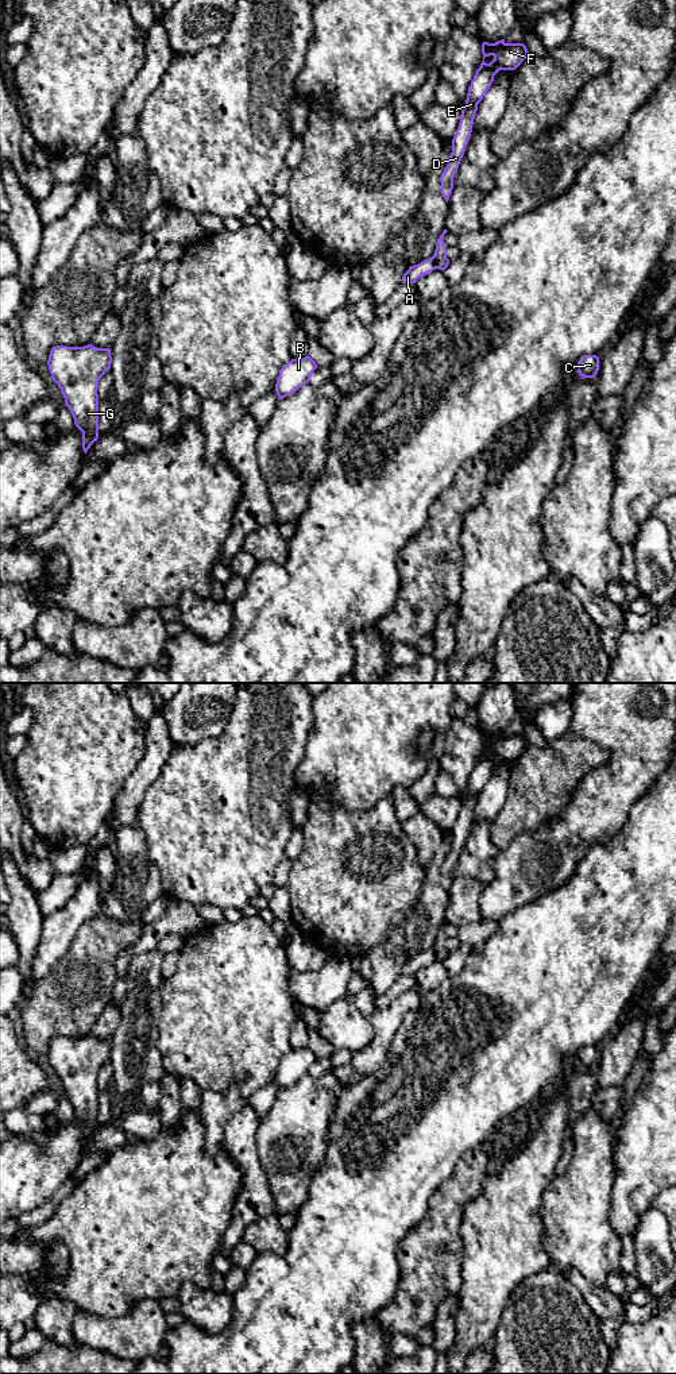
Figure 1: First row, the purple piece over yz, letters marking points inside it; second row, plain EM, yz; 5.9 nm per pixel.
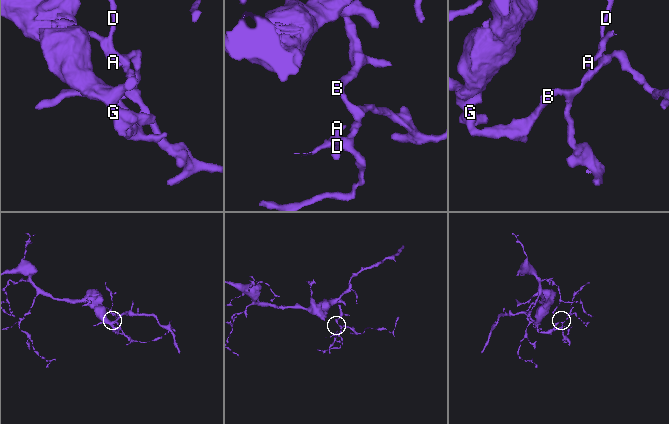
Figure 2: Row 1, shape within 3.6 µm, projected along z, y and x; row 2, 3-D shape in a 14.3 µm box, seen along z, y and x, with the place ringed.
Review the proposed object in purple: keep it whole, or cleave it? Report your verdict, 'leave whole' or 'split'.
split

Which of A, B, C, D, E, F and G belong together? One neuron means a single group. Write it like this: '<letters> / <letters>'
A / B C D E F G

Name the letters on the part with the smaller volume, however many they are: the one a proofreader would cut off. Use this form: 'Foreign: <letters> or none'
Foreign: A

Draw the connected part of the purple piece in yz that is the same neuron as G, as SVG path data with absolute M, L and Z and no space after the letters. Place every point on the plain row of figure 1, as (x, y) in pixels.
M92 1035L84 1038L53 1038L47 1057L58 1076L76 1118L82 1123L86 1145L98 1130L98 1072L111 1060L111 1041Z

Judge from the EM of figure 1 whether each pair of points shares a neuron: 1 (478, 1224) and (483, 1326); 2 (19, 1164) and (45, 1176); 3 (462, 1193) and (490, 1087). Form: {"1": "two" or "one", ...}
{"1": "one", "2": "one", "3": "two"}

